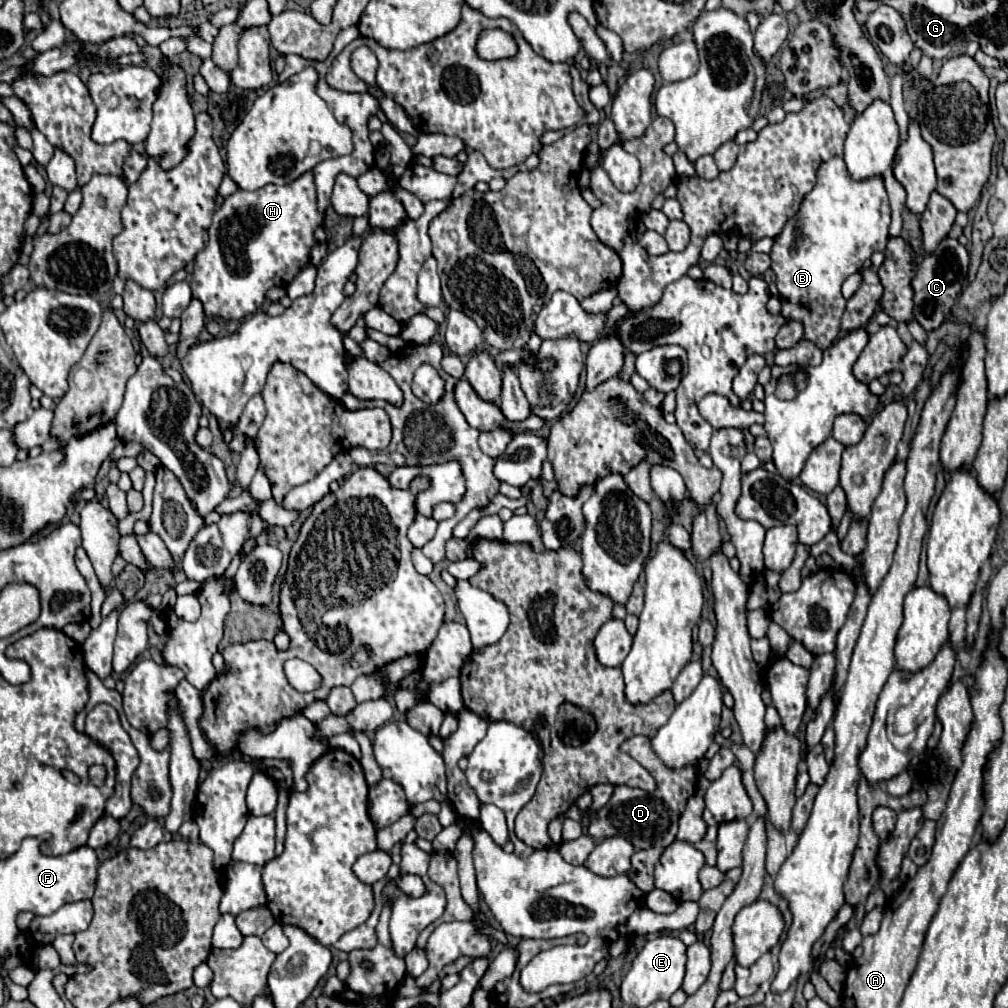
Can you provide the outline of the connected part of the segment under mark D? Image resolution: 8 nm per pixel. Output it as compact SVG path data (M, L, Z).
M642 735L624 741L622 743L622 751L626 751L642 767L646 767L650 771L650 775L656 779L658 787L652 793L646 793L642 789L632 789L632 787L616 787L616 791L614 791L612 799L608 801L608 805L588 825L588 833L594 839L626 835L626 839L636 849L648 849L648 847L666 849L676 839L678 817L684 811L684 805L690 799L690 795L694 795L694 791L696 791L698 773L696 773L696 769L692 765L682 767L682 769L664 767L664 763L660 763L660 757L652 751L650 739L642 737Z

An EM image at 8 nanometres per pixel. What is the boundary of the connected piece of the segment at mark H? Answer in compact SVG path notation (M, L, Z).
M306 171L304 175L300 175L300 179L288 185L266 185L256 191L238 189L236 193L226 197L212 217L212 225L208 229L210 239L206 247L196 255L190 281L192 295L202 301L204 313L208 317L222 319L244 319L256 313L262 307L266 291L272 285L286 287L310 263L310 249L316 245L314 231L322 225L322 219L324 213L316 203L316 185L312 171Z

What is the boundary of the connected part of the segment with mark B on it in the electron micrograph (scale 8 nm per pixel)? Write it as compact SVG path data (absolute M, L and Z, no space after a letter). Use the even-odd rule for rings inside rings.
M834 157L822 163L816 177L818 181L814 189L804 197L800 205L800 215L790 219L782 235L774 239L770 257L772 257L772 271L776 273L776 287L786 301L786 305L782 305L782 315L786 319L802 321L804 337L814 341L820 349L826 349L840 333L840 317L846 305L846 299L842 297L842 291L840 291L842 283L852 273L860 271L862 263L868 257L872 257L872 253L886 251L888 227L890 227L890 201L888 201L888 193L886 193L882 177L854 181L848 175L848 169L842 157ZM802 307L808 311L806 319L802 319Z

